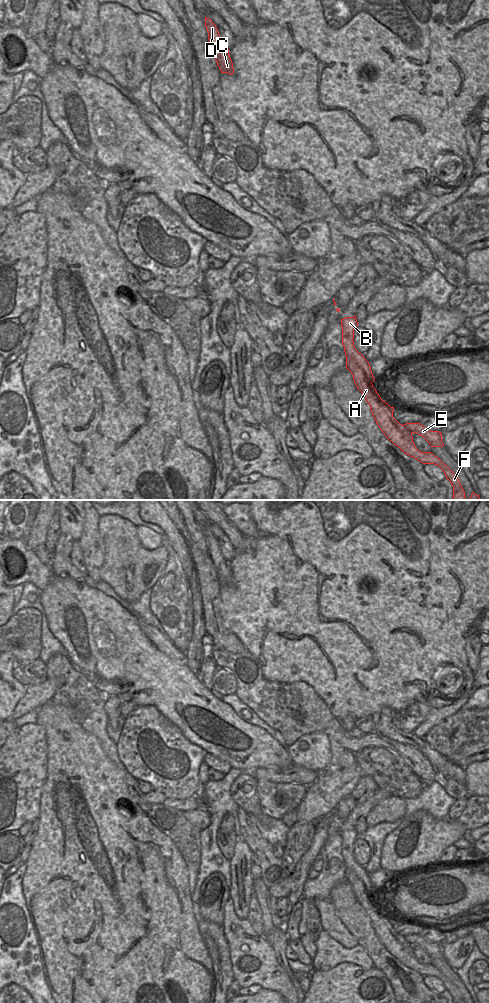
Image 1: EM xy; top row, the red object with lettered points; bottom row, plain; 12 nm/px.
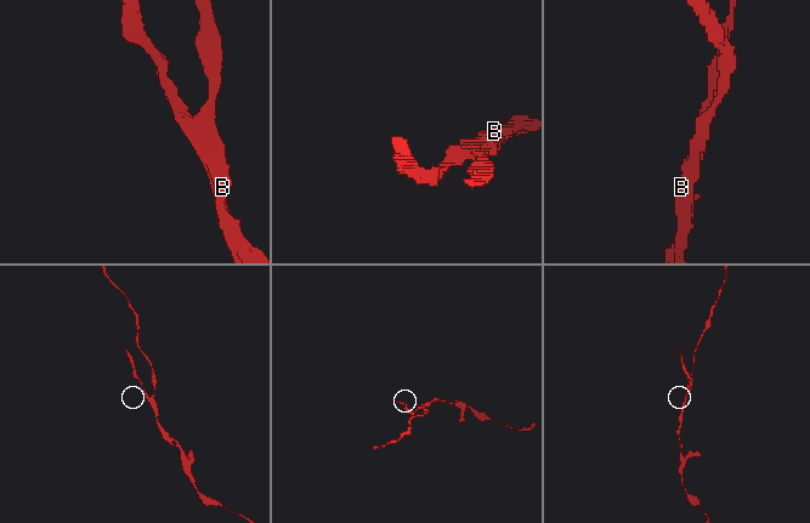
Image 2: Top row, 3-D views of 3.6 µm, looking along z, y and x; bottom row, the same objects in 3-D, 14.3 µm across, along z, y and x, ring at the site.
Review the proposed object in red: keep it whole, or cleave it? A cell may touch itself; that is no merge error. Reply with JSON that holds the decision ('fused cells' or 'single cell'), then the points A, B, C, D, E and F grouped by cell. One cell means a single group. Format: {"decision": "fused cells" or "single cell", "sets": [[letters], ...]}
{"decision": "fused cells", "sets": [["A", "C", "D", "F"], ["B", "E"]]}

